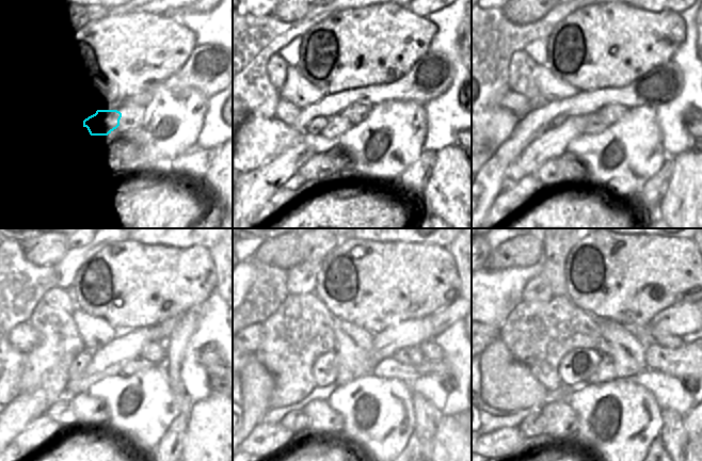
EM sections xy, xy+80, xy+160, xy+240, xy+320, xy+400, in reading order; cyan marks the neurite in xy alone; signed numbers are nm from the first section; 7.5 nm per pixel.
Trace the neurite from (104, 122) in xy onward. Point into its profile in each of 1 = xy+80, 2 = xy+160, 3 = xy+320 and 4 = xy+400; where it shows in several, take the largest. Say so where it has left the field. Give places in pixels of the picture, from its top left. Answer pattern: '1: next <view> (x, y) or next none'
1: next xy+80 (349, 117)
2: next xy+160 (597, 122)
3: next xy+320 (408, 364)
4: next xy+400 (688, 361)

